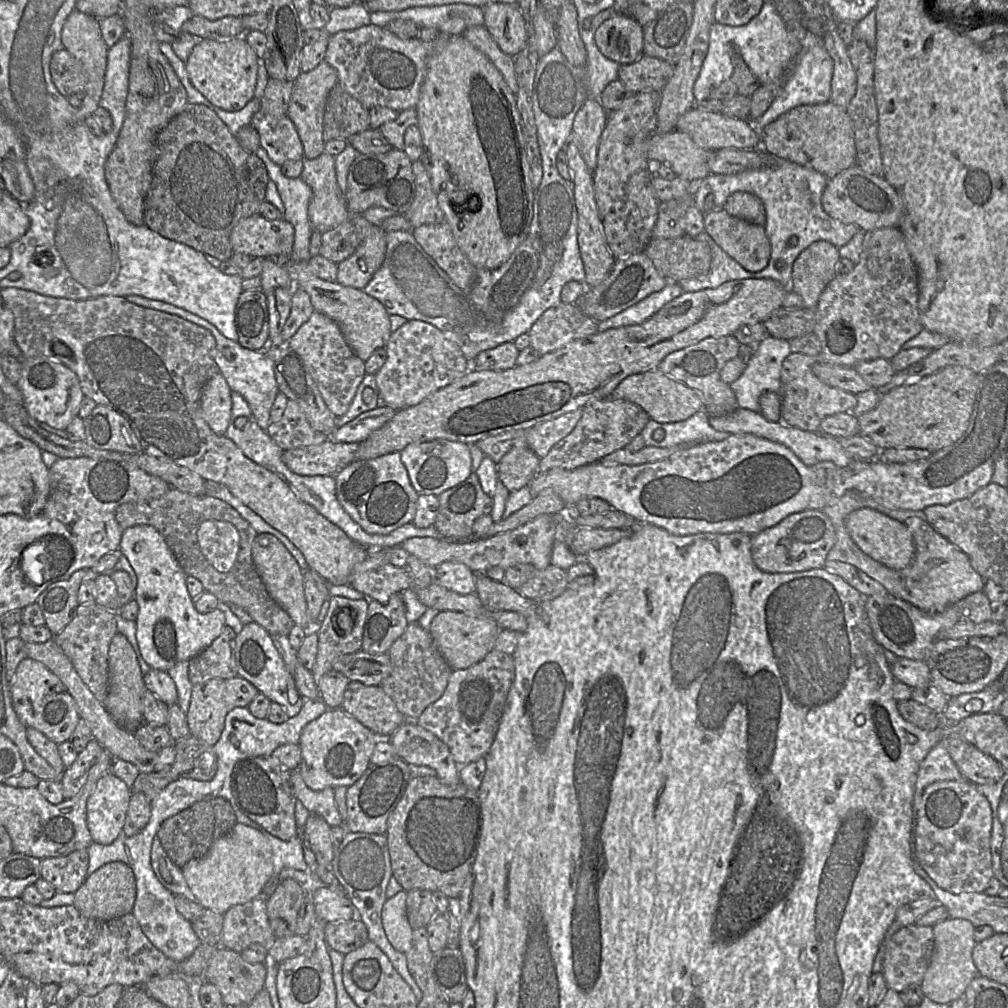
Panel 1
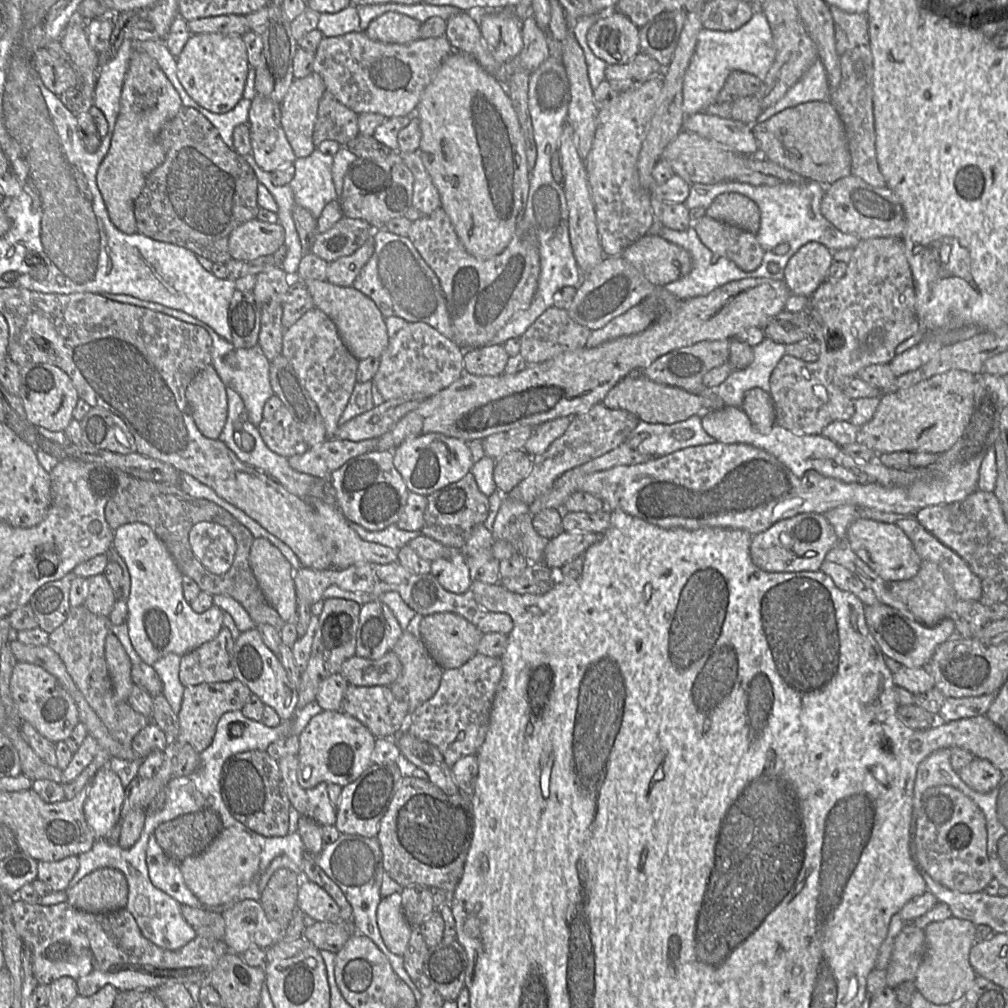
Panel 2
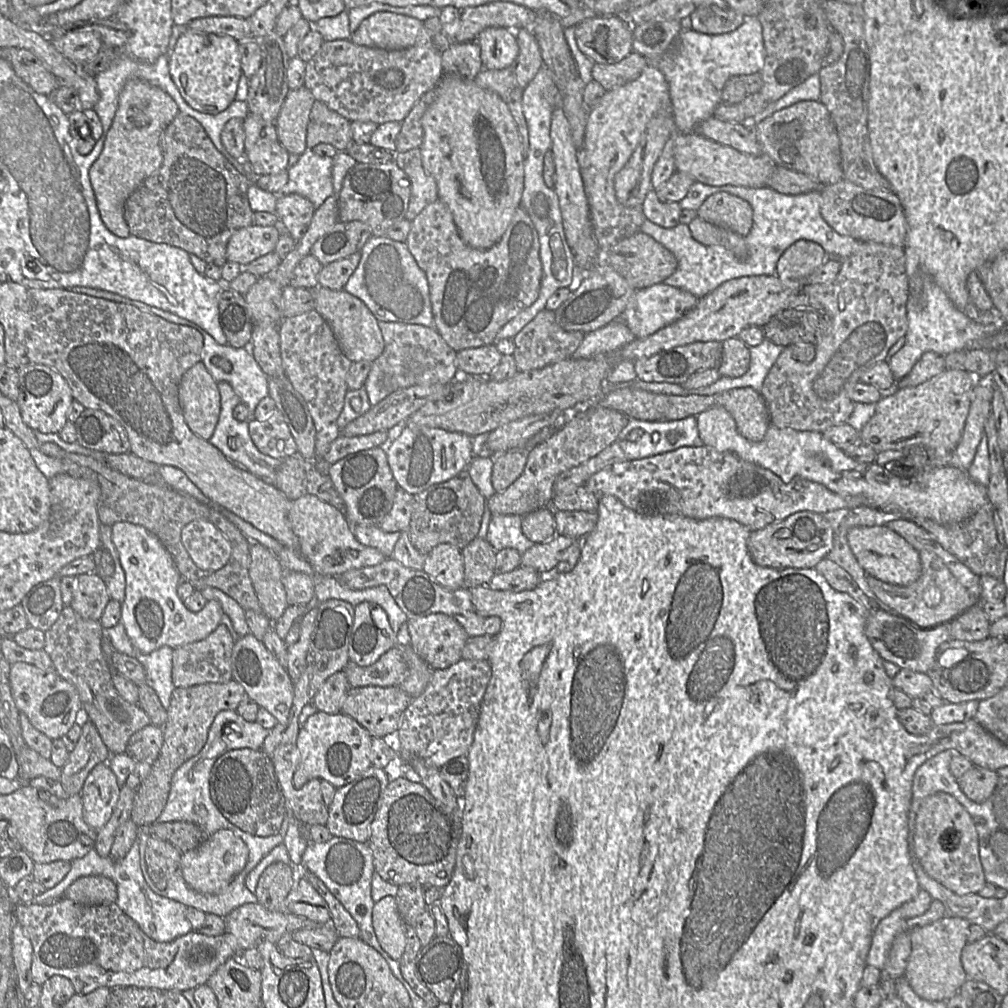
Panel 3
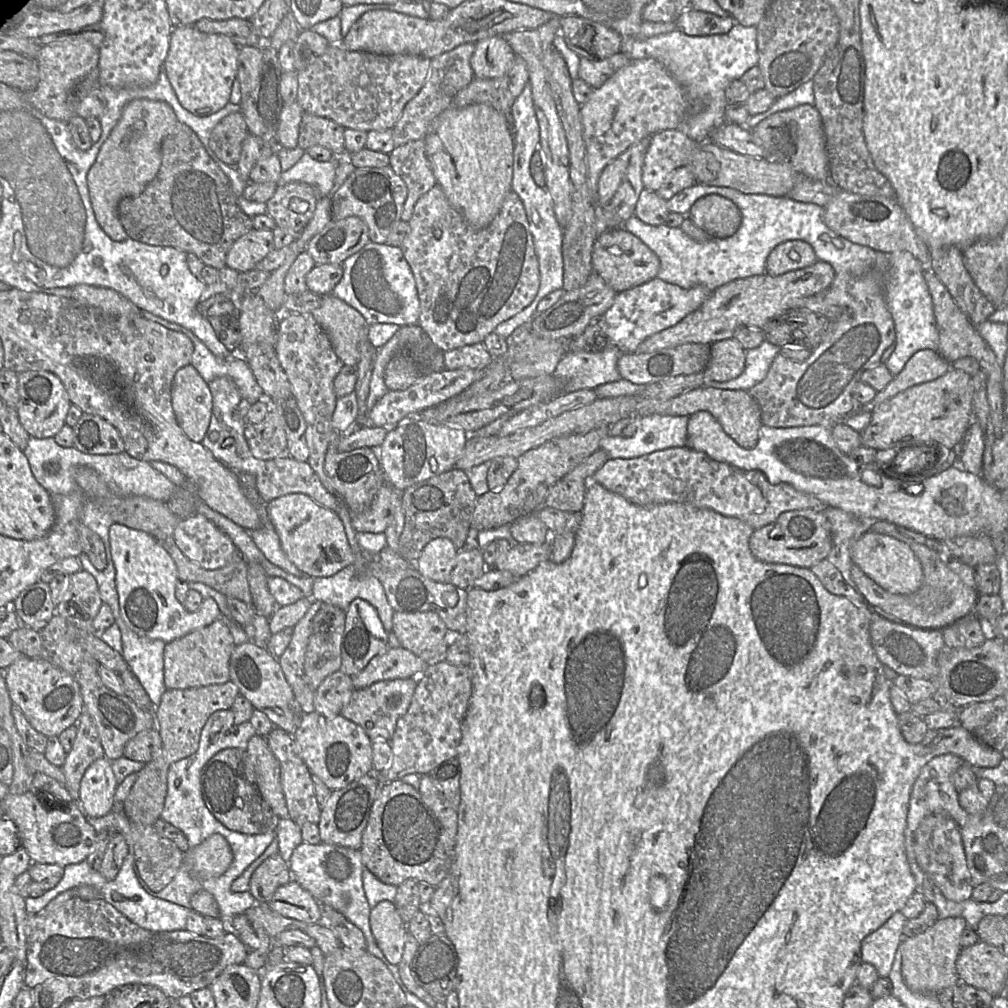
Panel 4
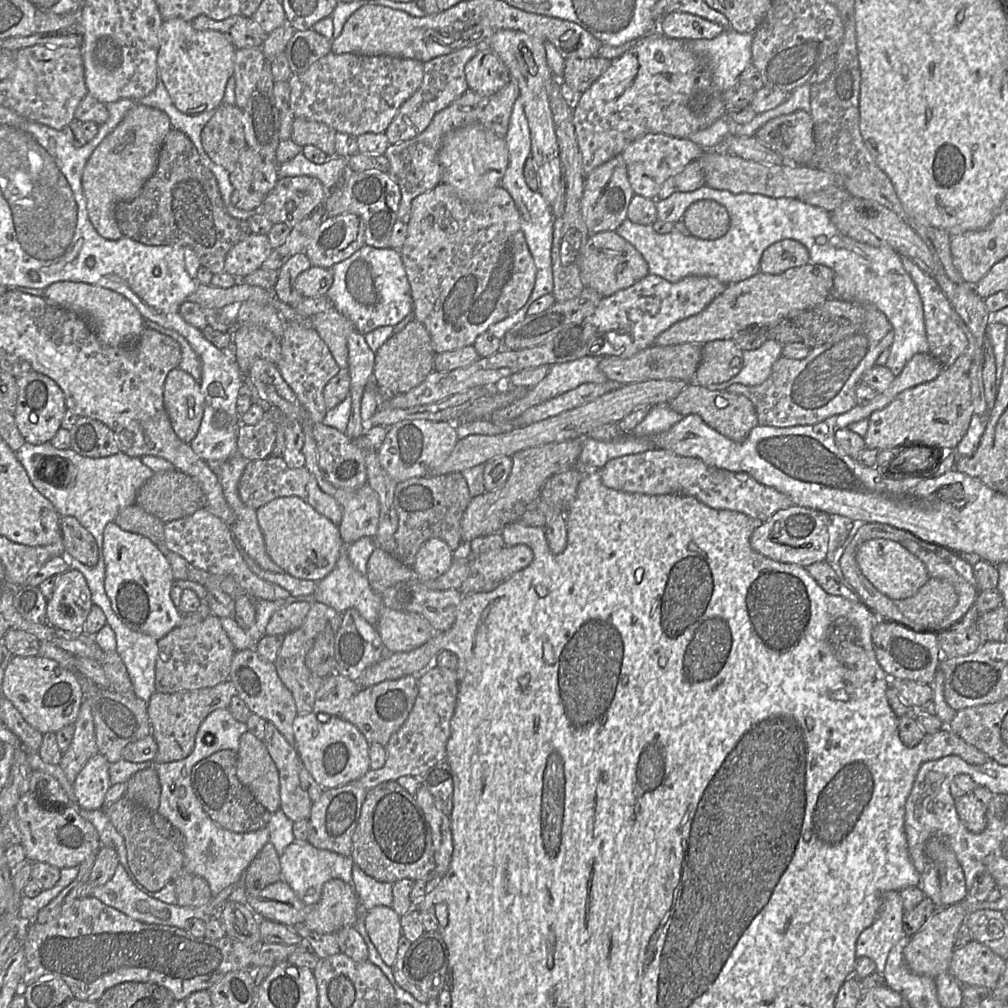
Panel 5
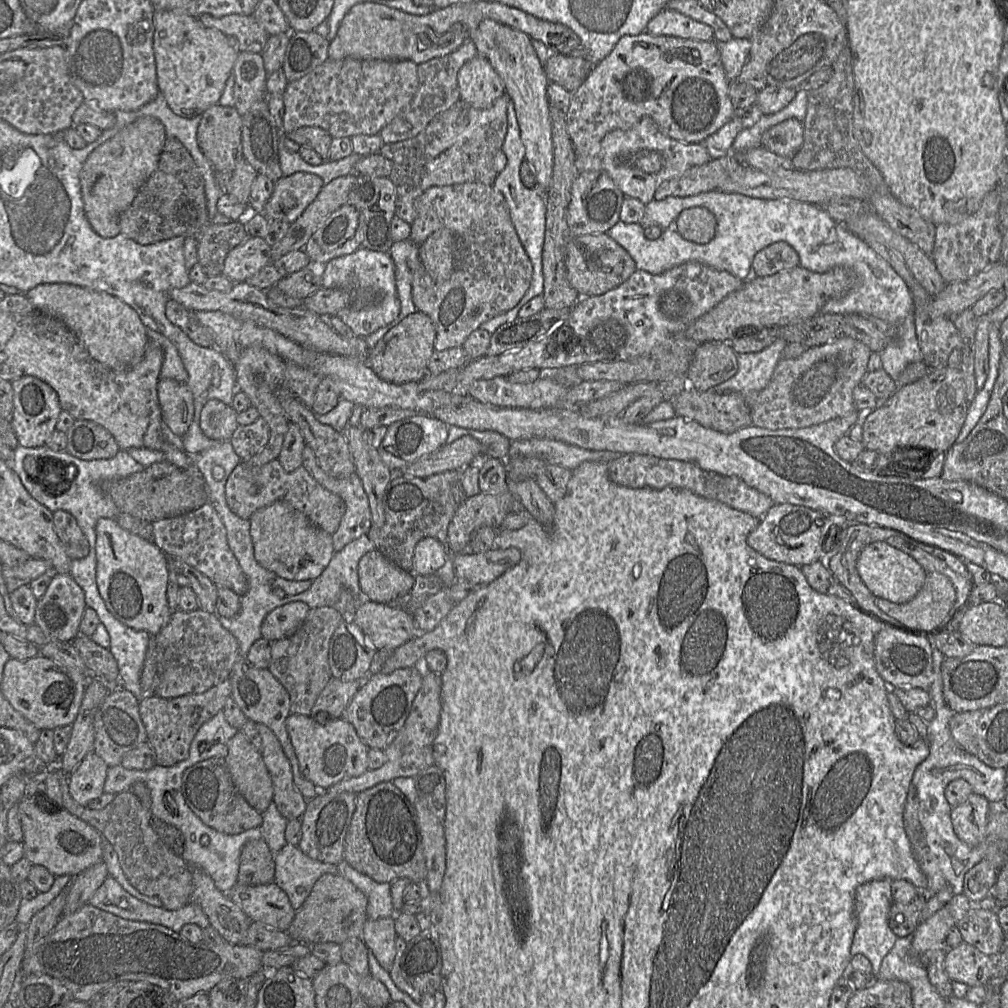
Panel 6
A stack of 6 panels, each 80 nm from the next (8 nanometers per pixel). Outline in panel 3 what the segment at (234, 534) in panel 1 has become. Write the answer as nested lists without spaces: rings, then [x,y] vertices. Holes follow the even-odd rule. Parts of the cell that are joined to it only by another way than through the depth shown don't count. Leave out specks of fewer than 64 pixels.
[[[195,520],[181,532],[182,543],[195,564],[205,571],[216,571],[226,565],[231,556],[231,544],[212,523]]]

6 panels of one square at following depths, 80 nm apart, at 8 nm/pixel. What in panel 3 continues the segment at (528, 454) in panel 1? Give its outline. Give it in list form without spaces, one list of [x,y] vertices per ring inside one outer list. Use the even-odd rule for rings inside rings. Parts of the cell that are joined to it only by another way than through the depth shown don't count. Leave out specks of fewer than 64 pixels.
[[[510,450],[493,456],[491,482],[493,489],[499,493],[506,490],[522,474],[527,454],[523,450]]]

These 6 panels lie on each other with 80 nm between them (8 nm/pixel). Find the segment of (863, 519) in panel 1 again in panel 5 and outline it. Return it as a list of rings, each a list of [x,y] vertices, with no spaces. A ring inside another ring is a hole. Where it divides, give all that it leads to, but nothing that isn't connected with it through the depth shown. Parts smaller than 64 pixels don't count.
[[[876,538],[862,543],[856,552],[856,562],[863,575],[882,594],[893,600],[913,596],[930,578],[925,565],[899,542]]]

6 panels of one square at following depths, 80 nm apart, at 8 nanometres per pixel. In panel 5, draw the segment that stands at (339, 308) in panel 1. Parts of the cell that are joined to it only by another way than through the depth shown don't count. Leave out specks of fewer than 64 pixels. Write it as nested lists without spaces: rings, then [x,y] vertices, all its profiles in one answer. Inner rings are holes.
[[[334,307],[311,317],[311,325],[328,346],[340,369],[348,368],[347,340],[356,330],[353,323]]]

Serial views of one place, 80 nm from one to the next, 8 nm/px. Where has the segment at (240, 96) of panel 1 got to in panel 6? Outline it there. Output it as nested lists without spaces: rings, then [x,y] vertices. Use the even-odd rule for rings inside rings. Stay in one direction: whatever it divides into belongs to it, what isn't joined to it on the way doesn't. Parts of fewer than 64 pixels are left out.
[[[165,10],[154,12],[153,50],[158,91],[169,108],[184,118],[201,115],[218,103],[238,54],[223,32],[205,27],[198,17]]]

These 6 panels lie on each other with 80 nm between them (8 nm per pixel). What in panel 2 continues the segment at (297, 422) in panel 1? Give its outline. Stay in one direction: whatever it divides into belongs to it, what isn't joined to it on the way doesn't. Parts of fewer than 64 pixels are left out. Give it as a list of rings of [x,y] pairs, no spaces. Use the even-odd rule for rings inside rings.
[[[284,406],[279,408],[271,420],[262,420],[257,429],[270,450],[286,457],[303,454],[310,447],[304,441],[296,423]]]

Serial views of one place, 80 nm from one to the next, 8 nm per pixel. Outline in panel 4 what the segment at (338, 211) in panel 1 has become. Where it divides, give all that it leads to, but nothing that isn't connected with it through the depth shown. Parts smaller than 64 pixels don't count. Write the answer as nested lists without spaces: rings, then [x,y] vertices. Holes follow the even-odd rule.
[[[305,151],[293,167],[282,172],[277,185],[304,182],[316,190],[319,198],[325,197],[333,188],[337,163],[338,158],[325,162],[317,161]]]

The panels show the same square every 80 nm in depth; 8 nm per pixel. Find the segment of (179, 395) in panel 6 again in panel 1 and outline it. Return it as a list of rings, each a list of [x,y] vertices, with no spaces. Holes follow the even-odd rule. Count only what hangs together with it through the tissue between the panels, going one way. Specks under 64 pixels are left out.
[[[221,373],[213,375],[204,385],[200,396],[200,412],[211,430],[223,436],[232,411],[232,390]]]

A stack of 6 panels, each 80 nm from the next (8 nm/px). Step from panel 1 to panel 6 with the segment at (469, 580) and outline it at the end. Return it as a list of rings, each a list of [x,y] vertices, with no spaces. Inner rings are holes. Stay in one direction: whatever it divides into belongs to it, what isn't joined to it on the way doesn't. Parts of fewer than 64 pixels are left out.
[[[433,537],[421,539],[415,546],[413,572],[415,575],[432,575],[452,559],[447,548]]]

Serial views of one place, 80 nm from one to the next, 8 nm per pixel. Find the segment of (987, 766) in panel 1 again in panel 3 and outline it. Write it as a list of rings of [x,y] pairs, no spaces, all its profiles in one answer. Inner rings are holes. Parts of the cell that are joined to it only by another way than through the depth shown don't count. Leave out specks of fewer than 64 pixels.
[[[974,766],[956,779],[961,791],[975,803],[985,802],[993,793],[997,784],[996,771]]]

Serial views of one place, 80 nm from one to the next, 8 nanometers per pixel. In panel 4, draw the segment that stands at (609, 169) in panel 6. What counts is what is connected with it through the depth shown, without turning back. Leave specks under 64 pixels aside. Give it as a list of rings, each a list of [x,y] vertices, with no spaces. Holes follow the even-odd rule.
[[[678,128],[652,135],[642,167],[644,189],[657,192],[673,171],[688,164],[698,145]]]

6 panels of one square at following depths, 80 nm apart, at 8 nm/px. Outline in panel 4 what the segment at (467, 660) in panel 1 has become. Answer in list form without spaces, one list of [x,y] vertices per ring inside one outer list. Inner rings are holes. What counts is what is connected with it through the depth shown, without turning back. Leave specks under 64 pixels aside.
[[[394,611],[392,624],[396,645],[410,650],[426,663],[443,660],[452,635],[459,634],[449,630],[435,612]]]

